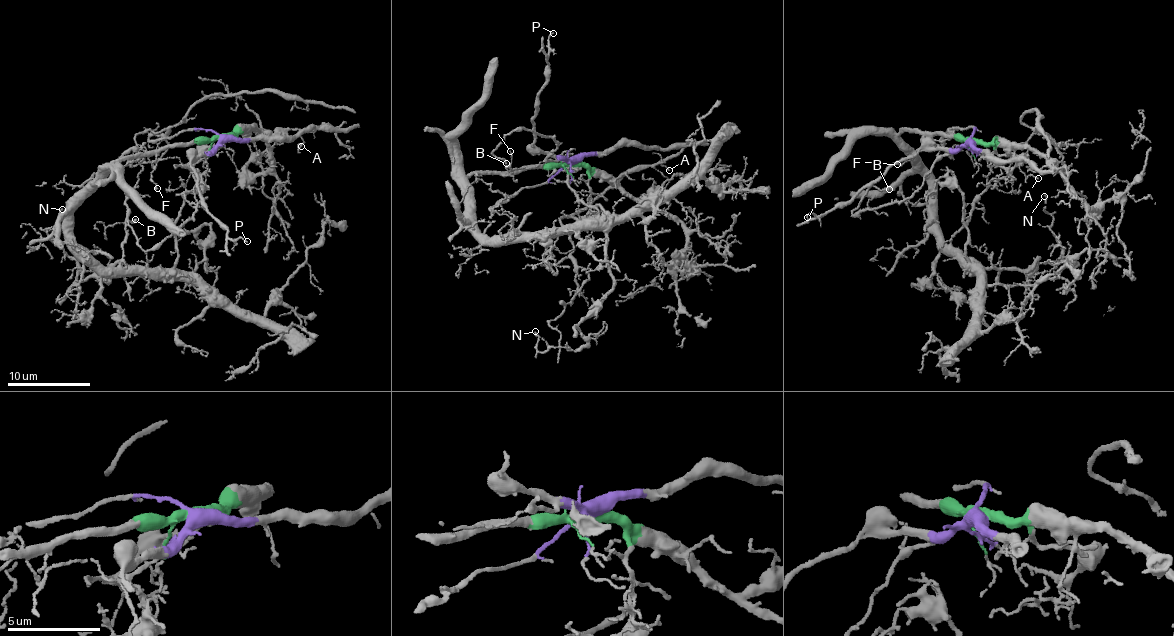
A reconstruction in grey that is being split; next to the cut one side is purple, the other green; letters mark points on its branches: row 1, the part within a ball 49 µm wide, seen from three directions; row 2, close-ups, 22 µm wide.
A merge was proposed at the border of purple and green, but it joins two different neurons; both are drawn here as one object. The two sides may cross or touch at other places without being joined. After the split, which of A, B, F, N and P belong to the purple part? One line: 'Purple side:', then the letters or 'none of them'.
Purple side: A, B, F, P

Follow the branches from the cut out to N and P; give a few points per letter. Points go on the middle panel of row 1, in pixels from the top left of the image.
N: (570, 164), (466, 182), (499, 241), (605, 234), (613, 291), (577, 326), (583, 344), (542, 352), (535, 331)
P: (570, 162), (540, 153), (533, 143), (535, 113), (548, 57), (548, 36), (554, 32)

